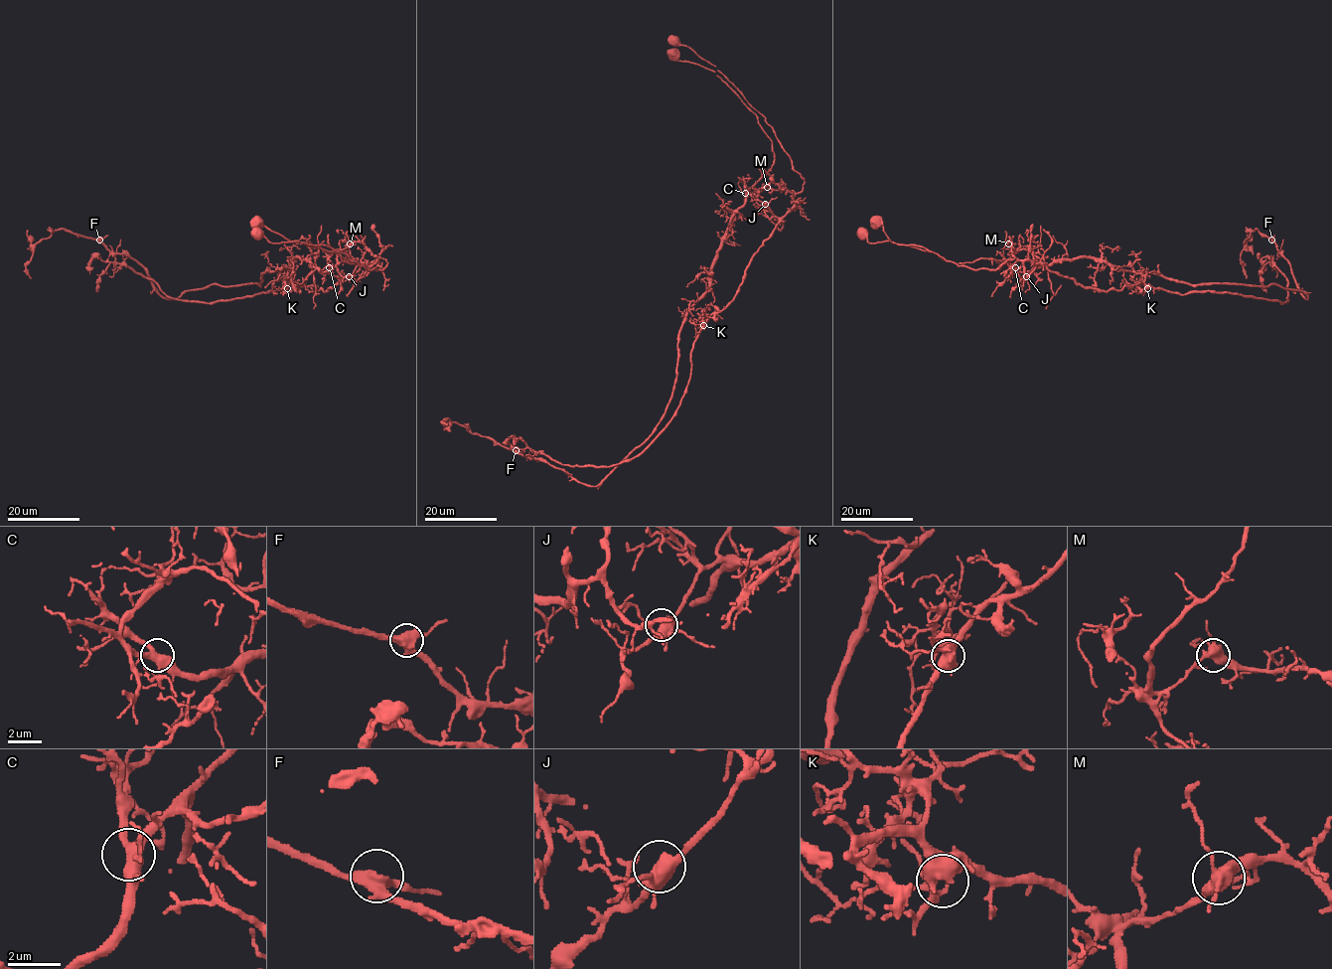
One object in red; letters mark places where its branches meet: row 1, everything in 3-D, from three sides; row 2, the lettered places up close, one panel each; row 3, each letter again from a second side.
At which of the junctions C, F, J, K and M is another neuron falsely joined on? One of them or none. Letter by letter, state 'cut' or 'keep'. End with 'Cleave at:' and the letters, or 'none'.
C: keep
F: keep
J: keep
K: keep
M: cut
Cleave at: M

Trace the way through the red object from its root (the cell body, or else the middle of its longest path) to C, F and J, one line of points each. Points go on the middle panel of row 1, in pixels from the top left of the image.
C: (673, 55), (718, 71), (765, 118), (804, 181), (797, 193), (764, 187), (755, 194), (754, 185), (745, 193)
F: (673, 55), (737, 89), (802, 190), (749, 190), (680, 329), (663, 417), (597, 485), (516, 450)
J: (673, 55), (718, 71), (773, 128), (804, 184), (783, 217), (776, 218), (765, 204)

